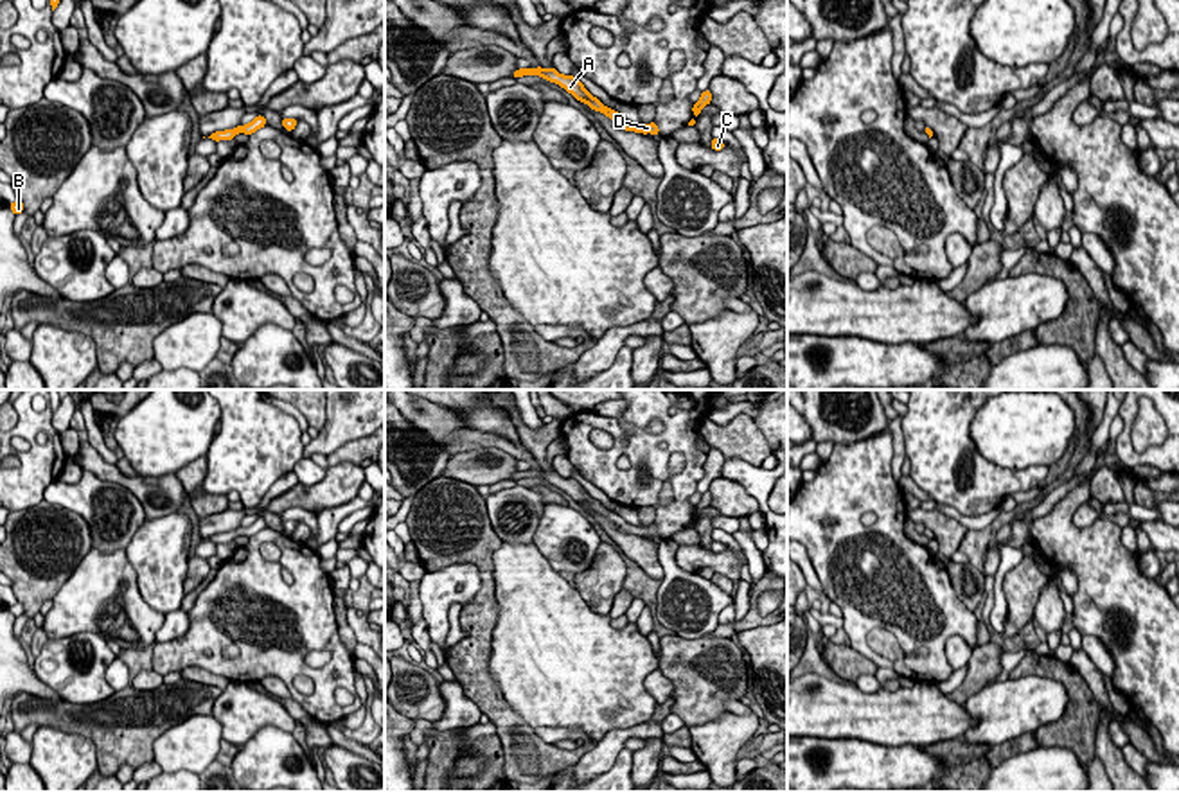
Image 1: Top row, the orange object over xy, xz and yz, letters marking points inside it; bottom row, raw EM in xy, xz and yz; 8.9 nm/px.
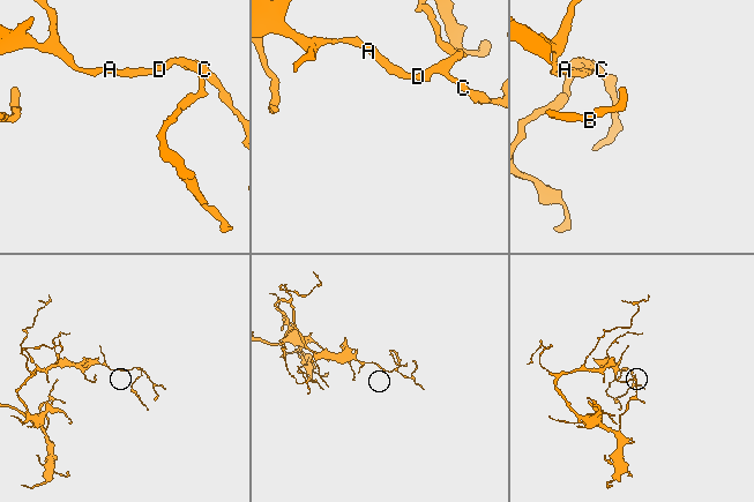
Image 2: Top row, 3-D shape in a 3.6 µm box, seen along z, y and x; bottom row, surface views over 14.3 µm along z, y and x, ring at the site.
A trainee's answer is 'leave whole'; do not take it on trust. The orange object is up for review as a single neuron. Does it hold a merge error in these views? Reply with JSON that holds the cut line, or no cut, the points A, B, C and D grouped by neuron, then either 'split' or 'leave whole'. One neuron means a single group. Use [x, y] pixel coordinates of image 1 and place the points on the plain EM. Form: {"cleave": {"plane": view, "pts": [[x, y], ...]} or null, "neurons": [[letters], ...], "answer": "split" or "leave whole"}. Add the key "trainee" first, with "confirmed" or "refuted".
{"trainee": "confirmed", "cleave": null, "neurons": [["A", "B", "C", "D"]], "answer": "leave whole"}

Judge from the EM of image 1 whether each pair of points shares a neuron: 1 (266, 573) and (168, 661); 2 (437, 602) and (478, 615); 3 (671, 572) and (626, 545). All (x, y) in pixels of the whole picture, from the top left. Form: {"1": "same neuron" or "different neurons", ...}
{"1": "same neuron", "2": "different neurons", "3": "different neurons"}

